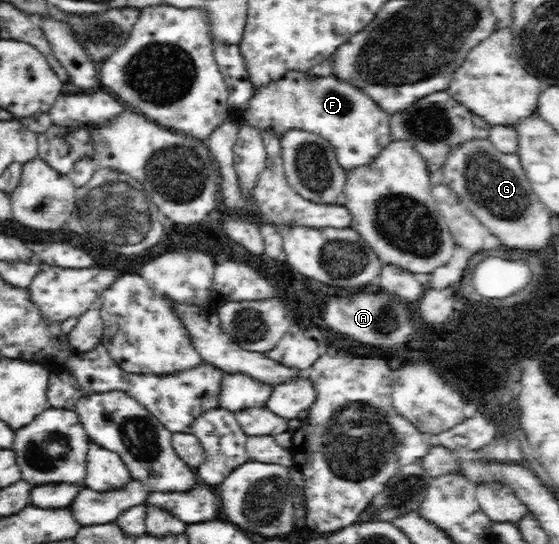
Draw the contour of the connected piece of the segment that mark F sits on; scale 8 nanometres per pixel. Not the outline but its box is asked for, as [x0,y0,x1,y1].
[232,71,391,171]

